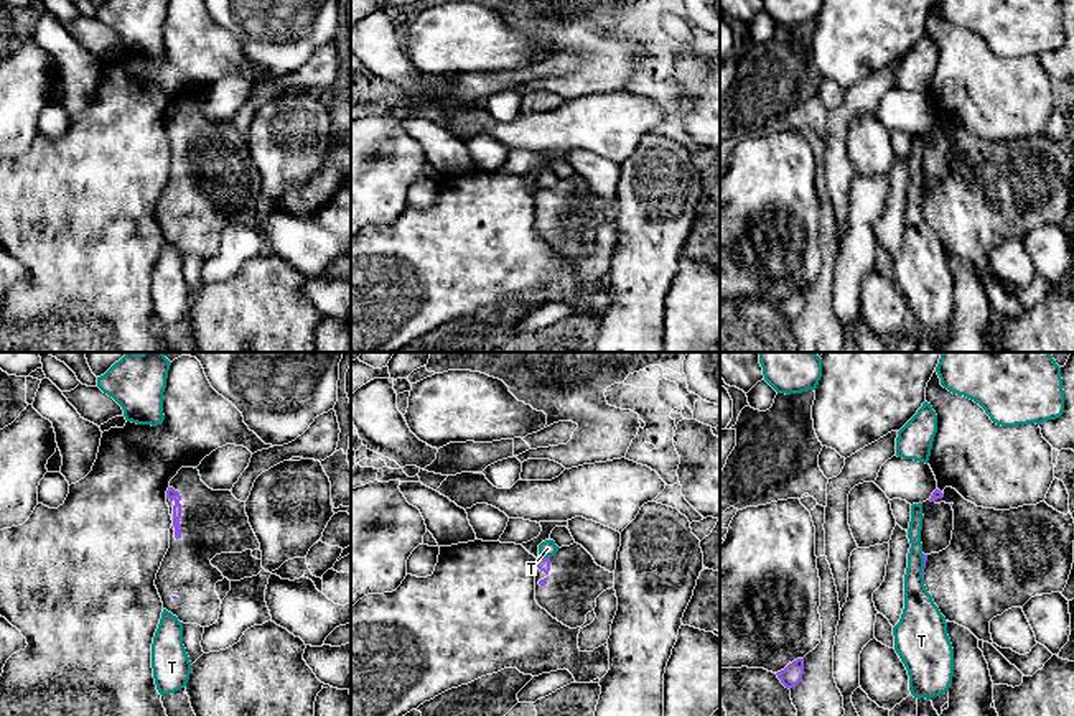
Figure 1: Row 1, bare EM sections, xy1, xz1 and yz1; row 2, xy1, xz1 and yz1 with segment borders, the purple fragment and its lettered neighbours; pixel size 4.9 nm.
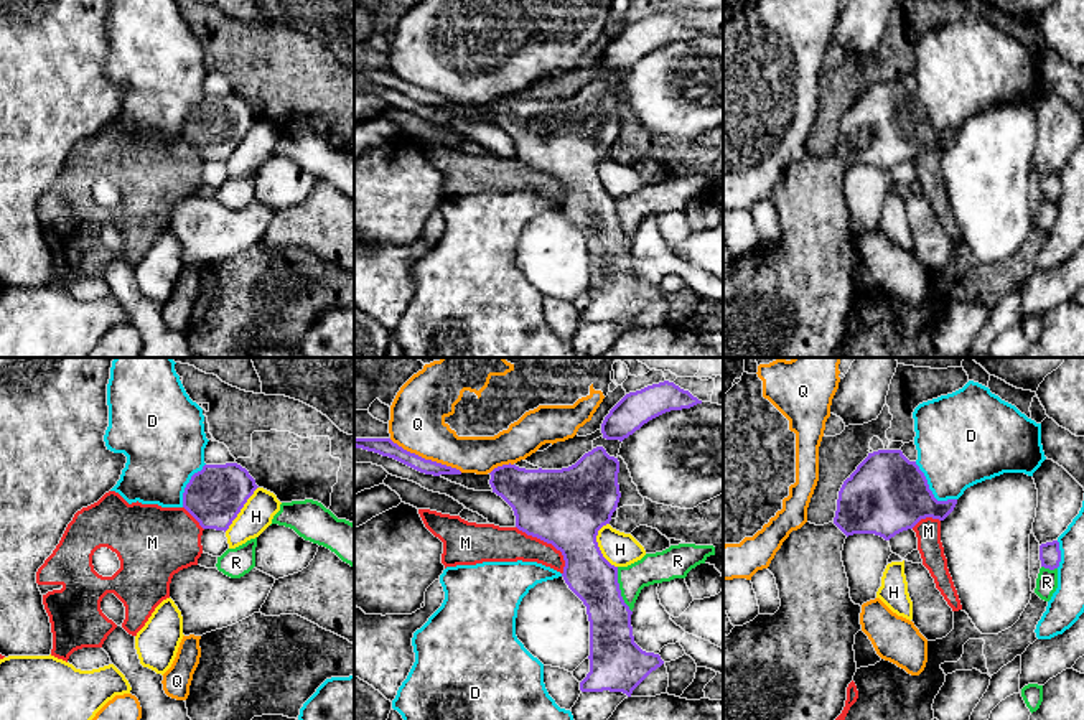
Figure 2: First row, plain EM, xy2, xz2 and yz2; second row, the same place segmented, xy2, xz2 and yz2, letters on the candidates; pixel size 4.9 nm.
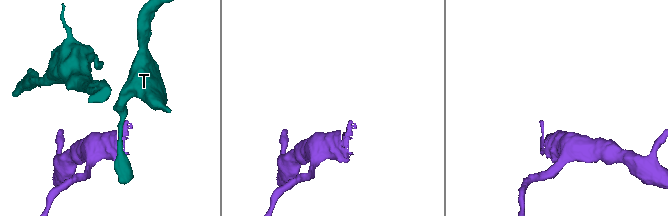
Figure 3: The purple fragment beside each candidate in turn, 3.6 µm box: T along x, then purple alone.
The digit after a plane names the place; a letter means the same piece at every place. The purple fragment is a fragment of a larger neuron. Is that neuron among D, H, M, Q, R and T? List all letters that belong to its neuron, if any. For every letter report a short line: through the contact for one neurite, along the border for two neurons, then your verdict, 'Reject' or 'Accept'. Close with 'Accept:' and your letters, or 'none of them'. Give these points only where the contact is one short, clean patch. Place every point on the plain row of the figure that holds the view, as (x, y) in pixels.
D: Reject
H: Reject
M: Line: xz2 (516, 157), (527, 165), (551, 173), (562, 187), (564, 203). Reject
Q: Reject
R: Reject
T: Reject
Accept: none of them

